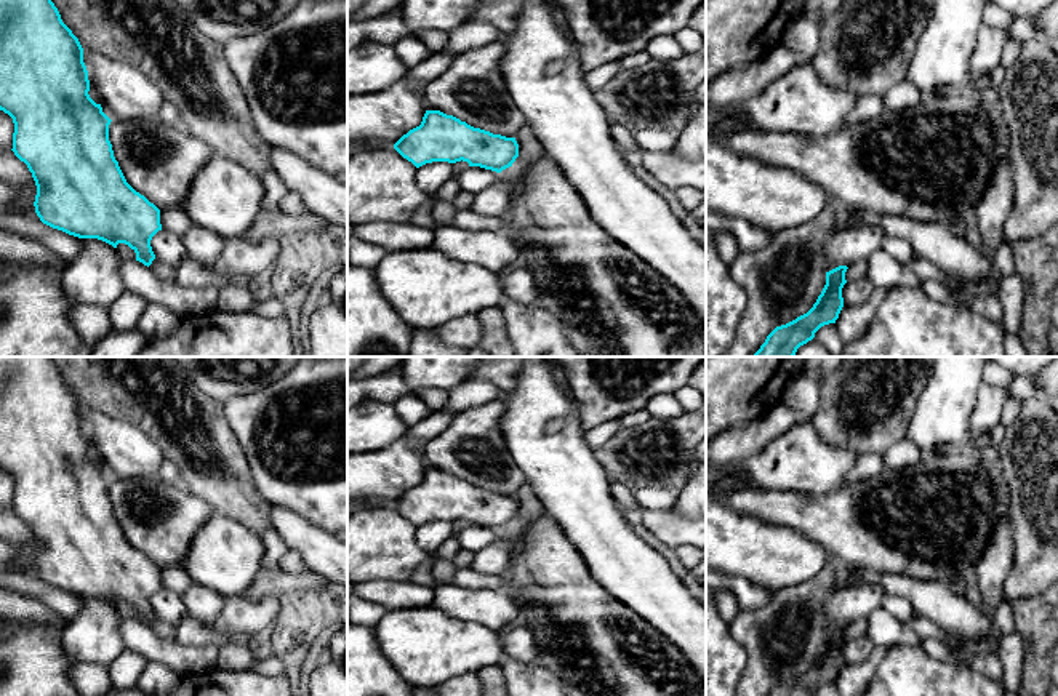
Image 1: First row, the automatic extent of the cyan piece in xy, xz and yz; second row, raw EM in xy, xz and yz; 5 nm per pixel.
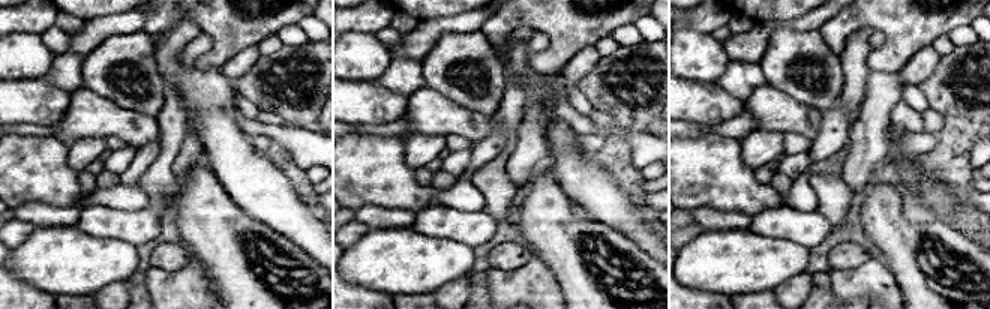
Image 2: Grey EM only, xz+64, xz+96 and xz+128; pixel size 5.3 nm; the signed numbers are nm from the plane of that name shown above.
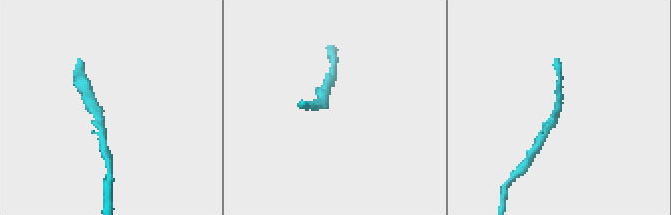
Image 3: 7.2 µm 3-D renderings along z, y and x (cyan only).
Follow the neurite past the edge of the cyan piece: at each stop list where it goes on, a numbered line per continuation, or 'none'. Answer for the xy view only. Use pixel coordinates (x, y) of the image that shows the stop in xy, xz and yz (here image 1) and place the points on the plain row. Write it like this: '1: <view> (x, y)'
none

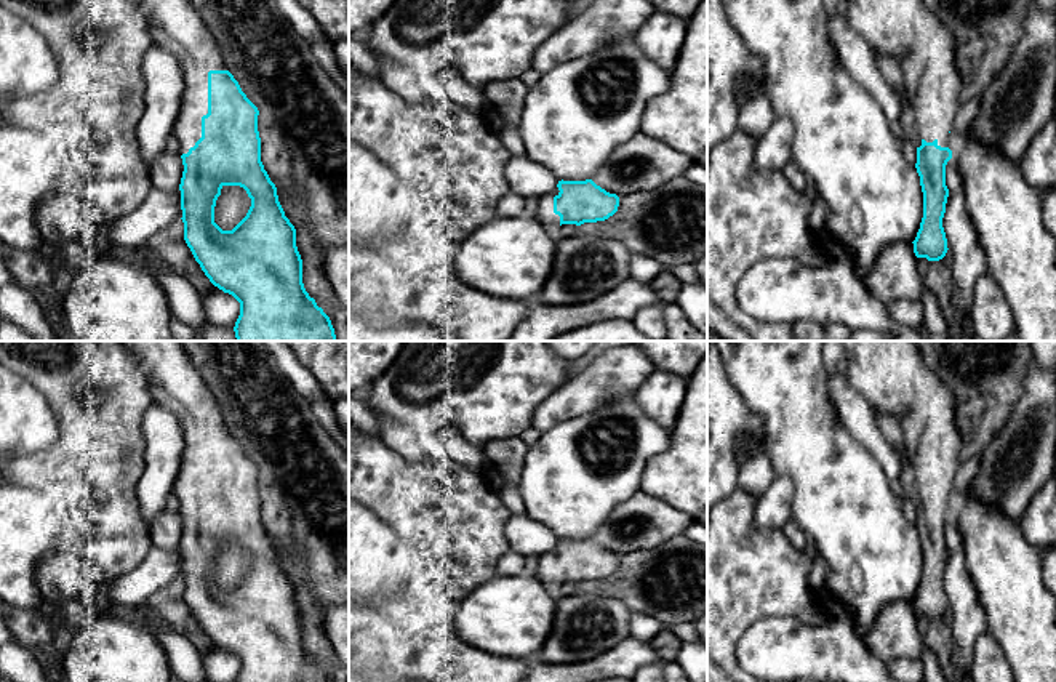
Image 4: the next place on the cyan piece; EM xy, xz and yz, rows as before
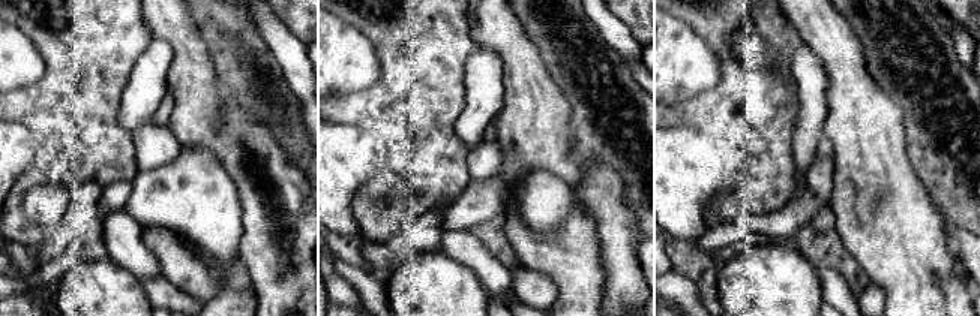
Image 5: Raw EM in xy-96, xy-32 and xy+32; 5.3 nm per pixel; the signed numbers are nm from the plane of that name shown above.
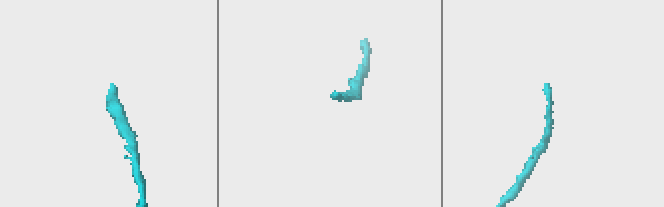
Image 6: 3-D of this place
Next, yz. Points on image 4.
1: yz (890, 375)

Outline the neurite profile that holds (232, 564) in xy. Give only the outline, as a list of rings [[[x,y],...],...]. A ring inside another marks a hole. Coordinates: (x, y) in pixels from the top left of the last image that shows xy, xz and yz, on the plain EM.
[[[222,544],[214,565],[214,581],[222,589],[232,589],[248,572],[251,557],[240,544]]]

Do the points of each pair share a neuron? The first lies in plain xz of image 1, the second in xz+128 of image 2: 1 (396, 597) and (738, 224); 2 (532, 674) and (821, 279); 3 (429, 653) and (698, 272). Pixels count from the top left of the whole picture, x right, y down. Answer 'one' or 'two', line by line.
1: one
2: two
3: one

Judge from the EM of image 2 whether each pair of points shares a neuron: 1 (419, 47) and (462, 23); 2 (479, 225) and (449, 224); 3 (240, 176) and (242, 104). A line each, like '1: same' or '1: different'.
1: same
2: same
3: different

